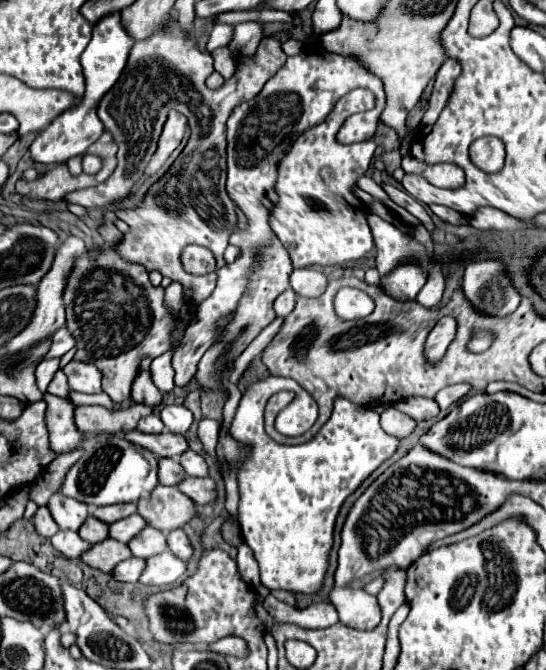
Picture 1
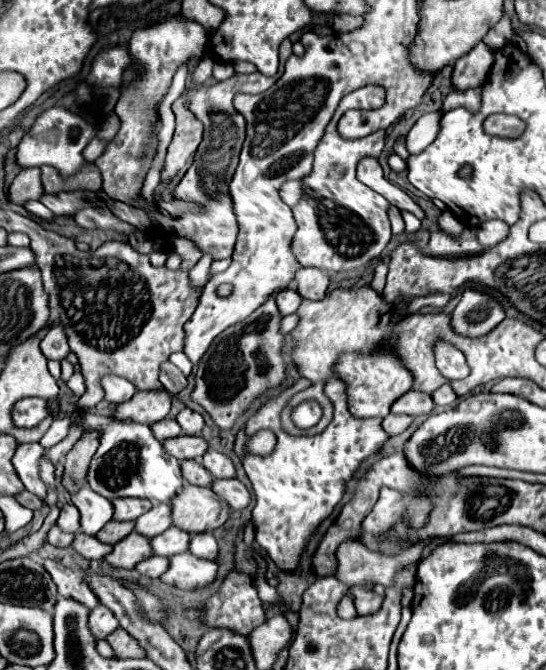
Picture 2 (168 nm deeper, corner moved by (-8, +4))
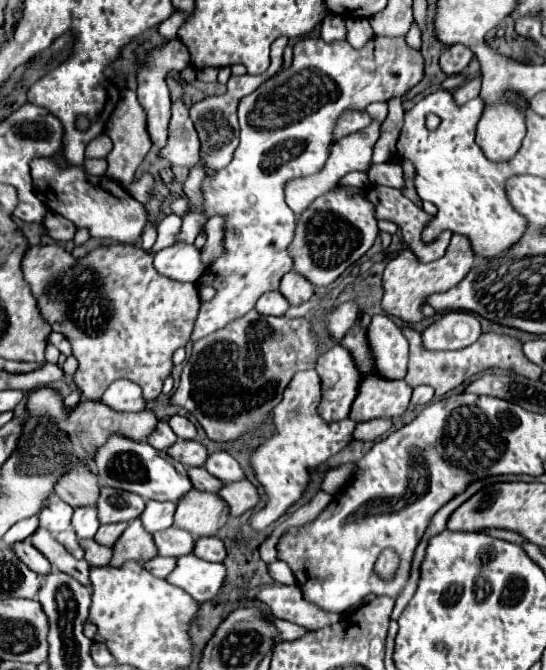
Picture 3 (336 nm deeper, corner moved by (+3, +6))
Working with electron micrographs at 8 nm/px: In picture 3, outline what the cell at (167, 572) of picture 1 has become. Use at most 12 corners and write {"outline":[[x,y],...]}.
{"outline":[[188,553],[166,579],[192,599],[216,597],[226,569]]}

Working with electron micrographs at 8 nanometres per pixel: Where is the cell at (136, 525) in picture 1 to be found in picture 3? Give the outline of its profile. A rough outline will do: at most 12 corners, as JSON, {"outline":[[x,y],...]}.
{"outline":[[148,501],[140,521],[144,527],[170,527],[174,503]]}

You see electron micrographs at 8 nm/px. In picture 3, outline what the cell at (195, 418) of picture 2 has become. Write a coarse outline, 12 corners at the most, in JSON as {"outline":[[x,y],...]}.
{"outline":[[172,415],[168,425],[180,439],[196,439],[196,427],[184,415]]}

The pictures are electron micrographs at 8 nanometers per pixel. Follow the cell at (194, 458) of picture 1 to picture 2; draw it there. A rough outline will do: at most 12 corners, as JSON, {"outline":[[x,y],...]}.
{"outline":[[209,449],[201,463],[215,479],[237,477],[233,461]]}

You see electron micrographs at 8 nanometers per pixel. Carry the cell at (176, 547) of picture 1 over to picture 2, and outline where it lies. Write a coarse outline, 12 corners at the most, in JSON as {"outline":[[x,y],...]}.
{"outline":[[211,533],[191,537],[189,551],[217,559],[219,545]]}

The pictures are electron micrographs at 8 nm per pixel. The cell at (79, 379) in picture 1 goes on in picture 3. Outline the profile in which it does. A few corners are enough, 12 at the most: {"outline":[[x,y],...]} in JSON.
{"outline":[[128,379],[112,381],[102,395],[116,411],[146,407],[142,389]]}

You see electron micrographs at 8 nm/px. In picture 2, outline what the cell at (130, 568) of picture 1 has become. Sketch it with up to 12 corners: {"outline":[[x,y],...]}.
{"outline":[[159,555],[141,561],[137,569],[143,577],[157,579],[167,571],[169,559]]}

